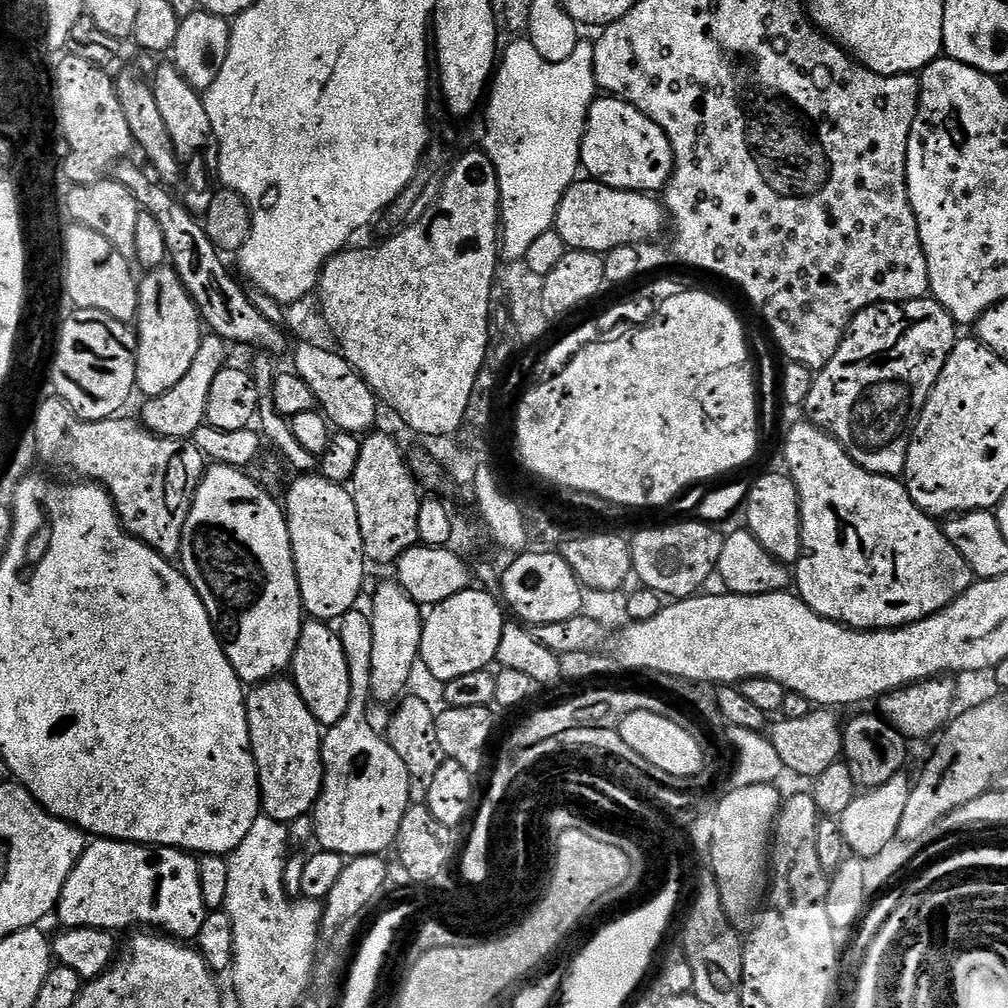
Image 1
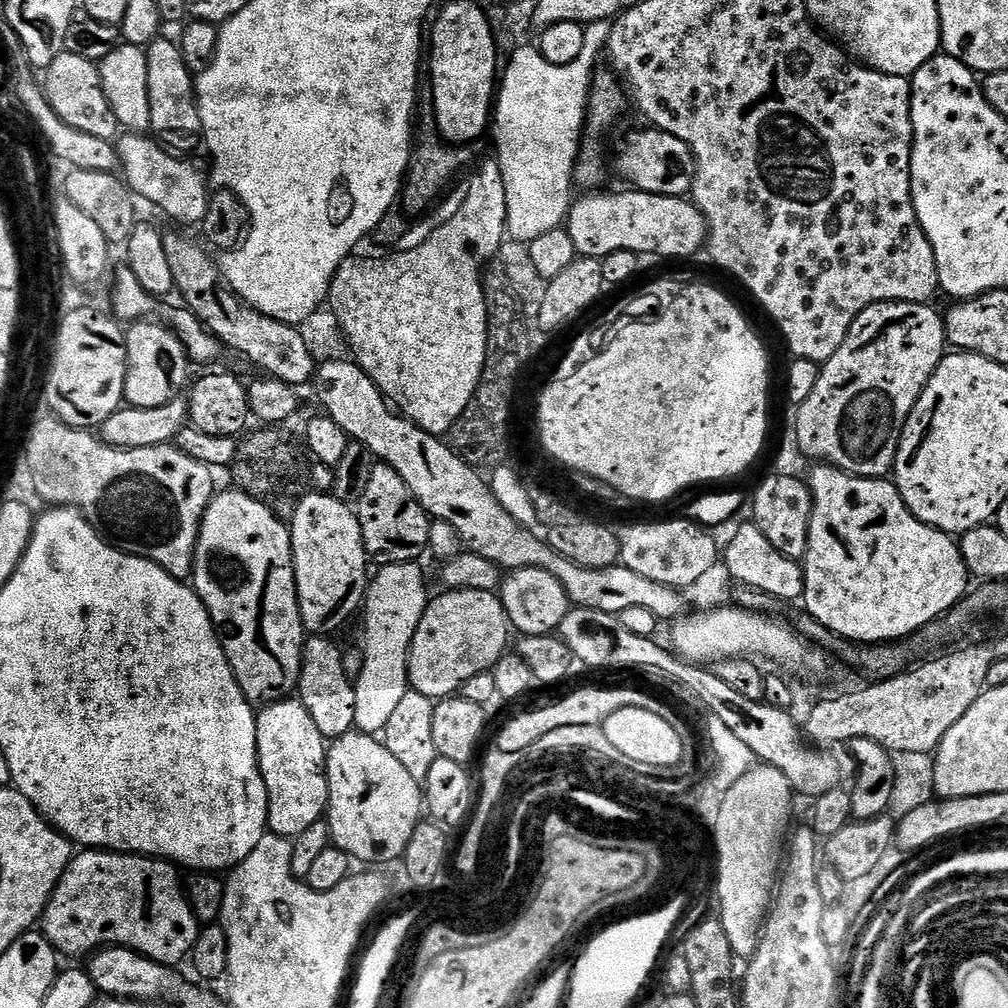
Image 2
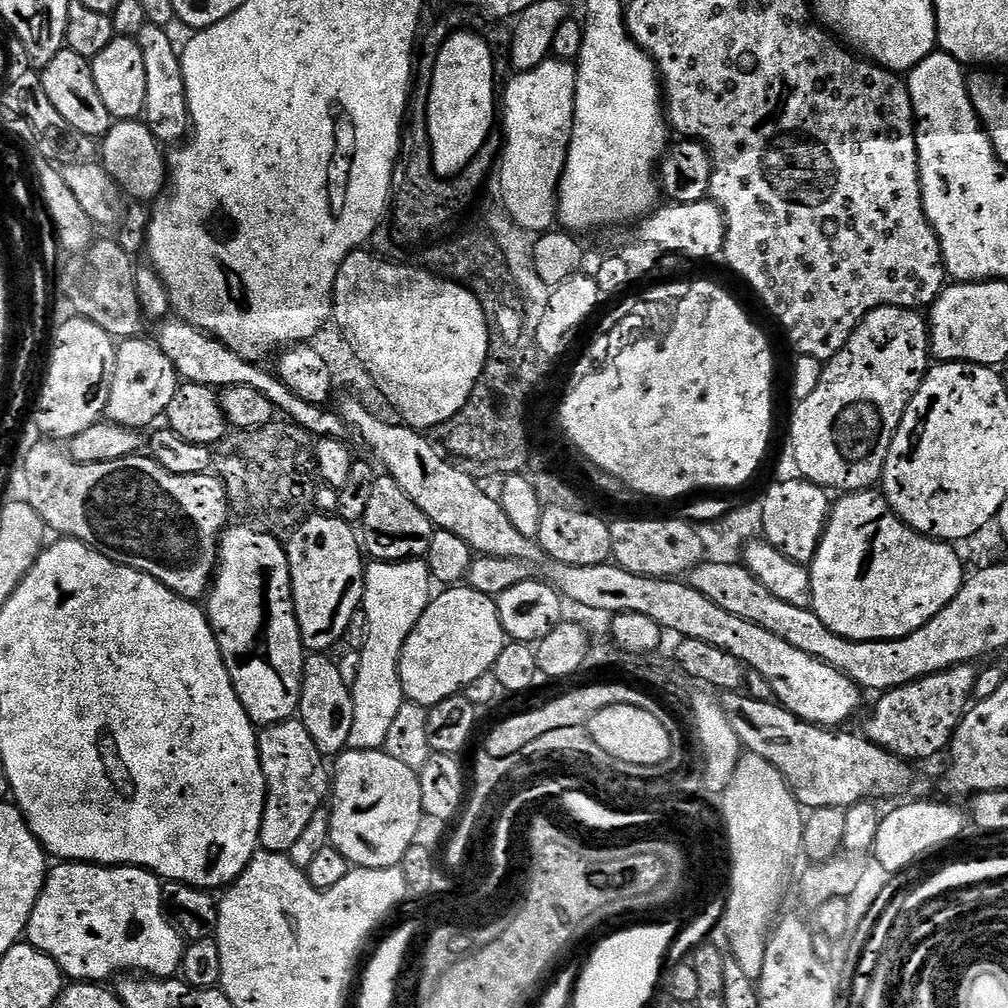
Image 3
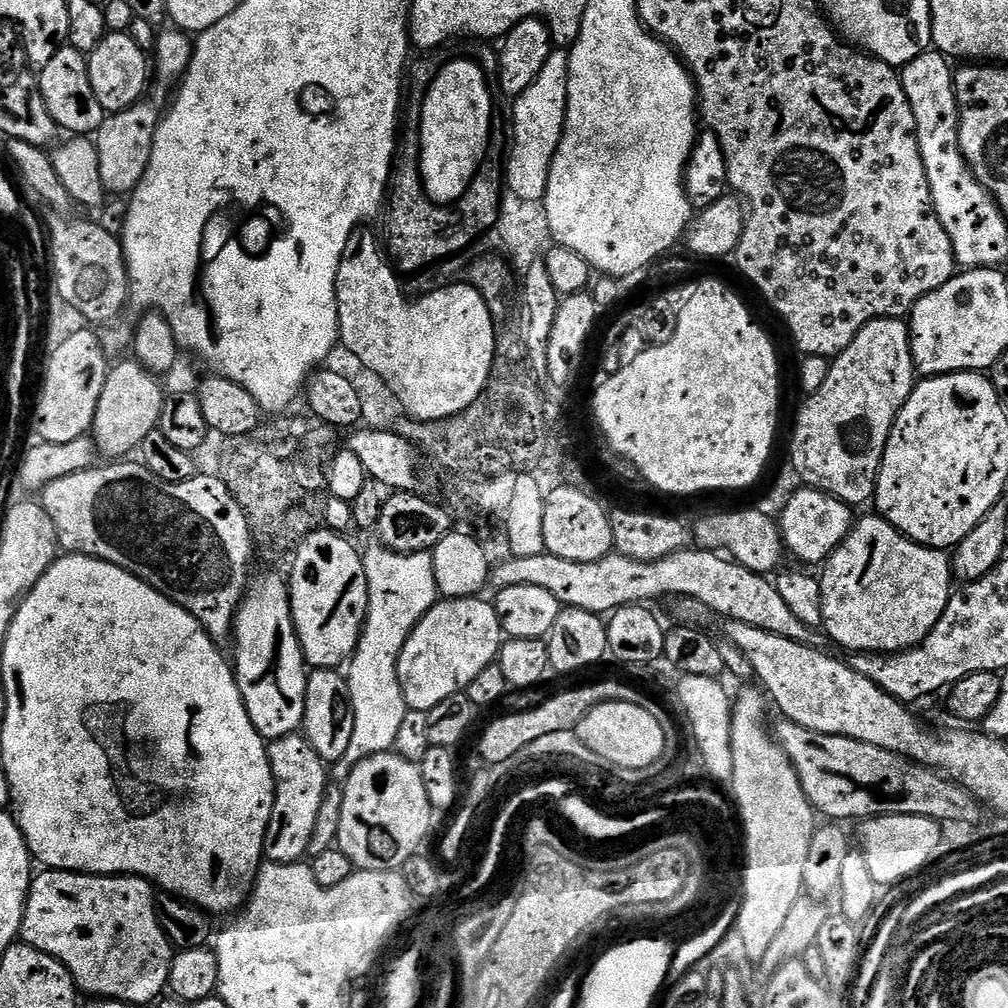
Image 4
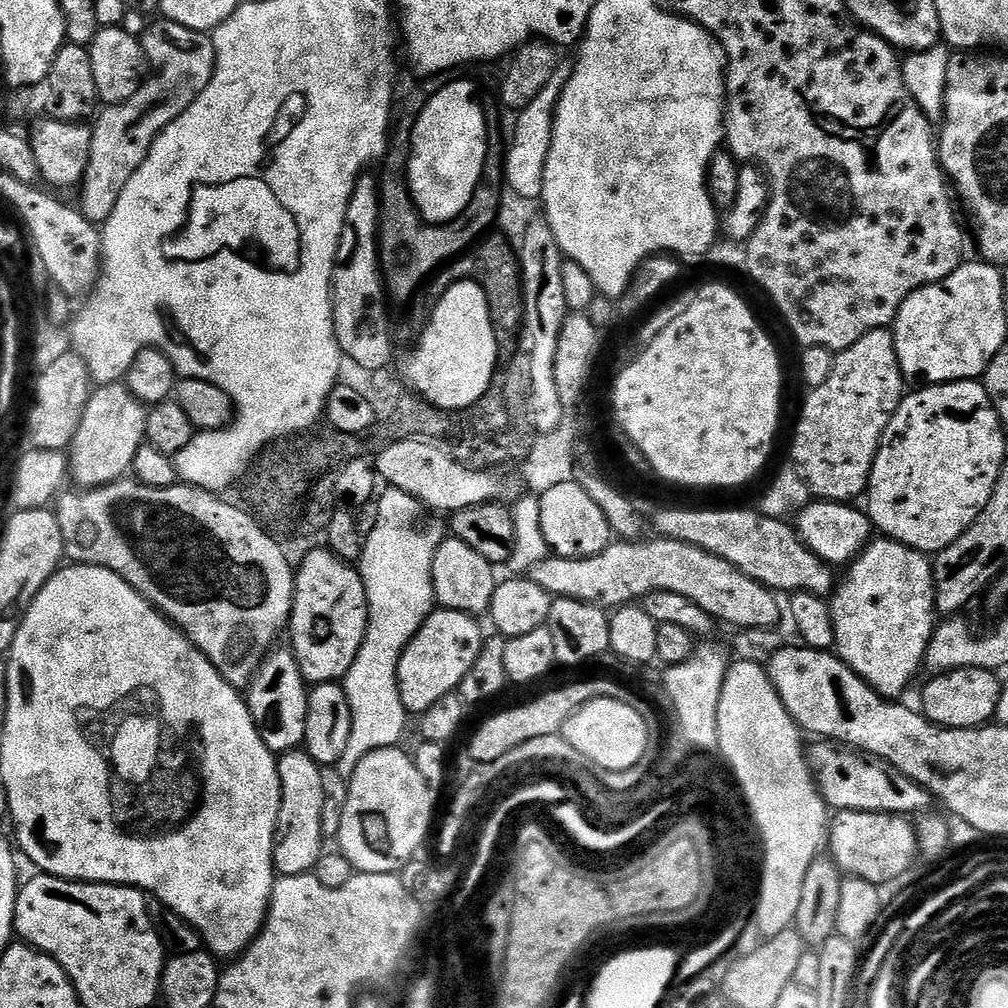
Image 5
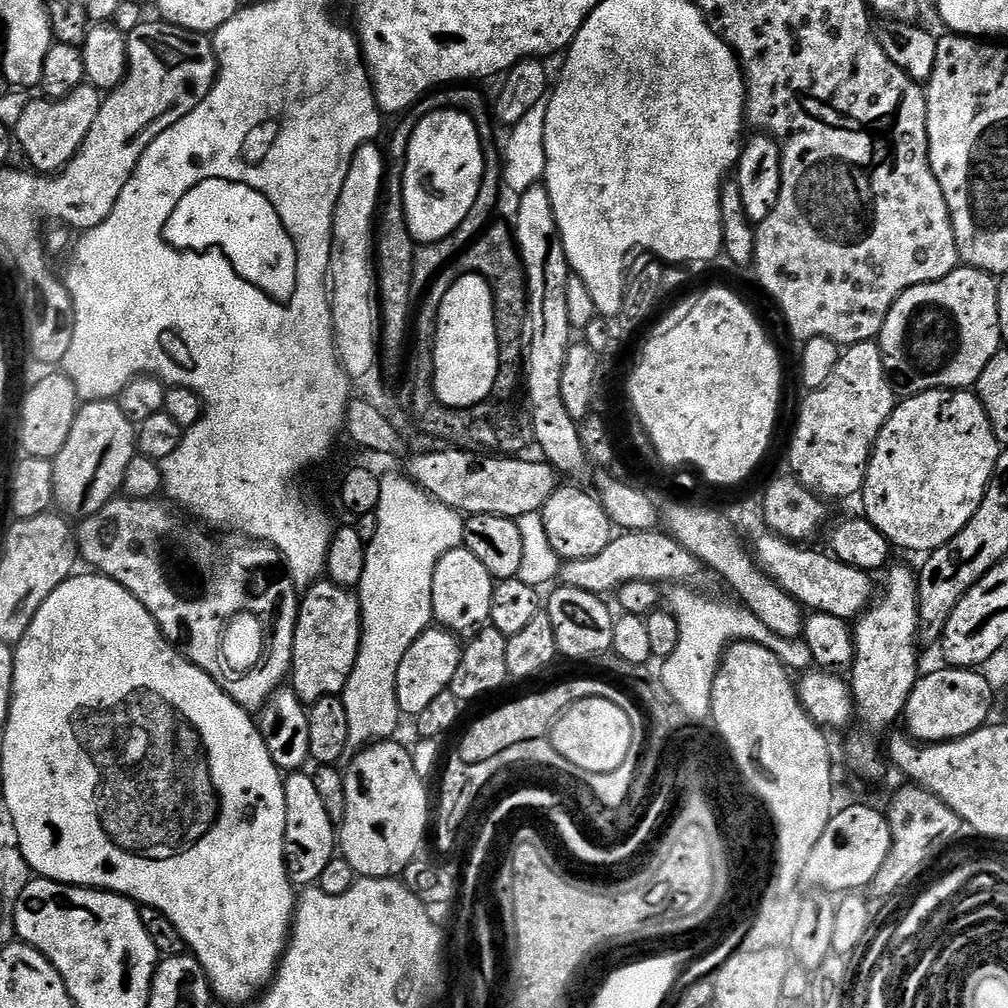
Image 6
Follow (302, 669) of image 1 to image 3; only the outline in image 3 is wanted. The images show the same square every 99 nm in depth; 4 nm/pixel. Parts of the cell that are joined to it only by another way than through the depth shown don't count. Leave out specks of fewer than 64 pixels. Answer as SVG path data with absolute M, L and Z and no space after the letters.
M308 654L304 657L302 690L298 719L310 730L314 746L321 756L335 758L348 748L350 729L354 727L354 698L349 681L344 681L344 672L328 654Z

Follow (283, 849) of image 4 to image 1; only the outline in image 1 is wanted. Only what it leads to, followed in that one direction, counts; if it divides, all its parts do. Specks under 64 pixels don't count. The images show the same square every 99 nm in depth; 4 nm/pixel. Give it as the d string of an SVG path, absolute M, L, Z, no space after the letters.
M288 678L266 680L247 693L248 729L256 767L260 769L263 815L289 825L309 815L320 801L324 785L322 726L310 714L302 694Z

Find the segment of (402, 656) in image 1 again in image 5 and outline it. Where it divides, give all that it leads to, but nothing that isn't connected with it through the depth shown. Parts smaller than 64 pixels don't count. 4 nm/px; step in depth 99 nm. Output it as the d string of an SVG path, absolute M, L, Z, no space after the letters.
M388 486L379 493L378 526L374 526L374 534L366 537L364 553L358 561L358 571L368 599L368 632L358 650L358 658L354 658L354 666L350 666L342 681L346 698L350 698L354 726L350 726L350 743L335 764L348 781L366 754L394 748L401 743L410 713L402 706L402 698L398 694L398 662L414 634L418 634L434 610L436 595L432 585L432 567L442 533L436 528L415 528L421 509L416 507L408 512L408 504L409 497L397 488Z

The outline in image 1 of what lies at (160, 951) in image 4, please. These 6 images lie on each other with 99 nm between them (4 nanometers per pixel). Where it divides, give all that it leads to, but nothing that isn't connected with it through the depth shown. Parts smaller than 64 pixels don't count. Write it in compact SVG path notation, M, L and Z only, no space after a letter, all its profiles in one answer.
M96 838L70 870L55 915L60 916L64 928L101 928L117 934L127 928L163 930L177 941L192 942L209 911L202 898L198 859L193 853Z

